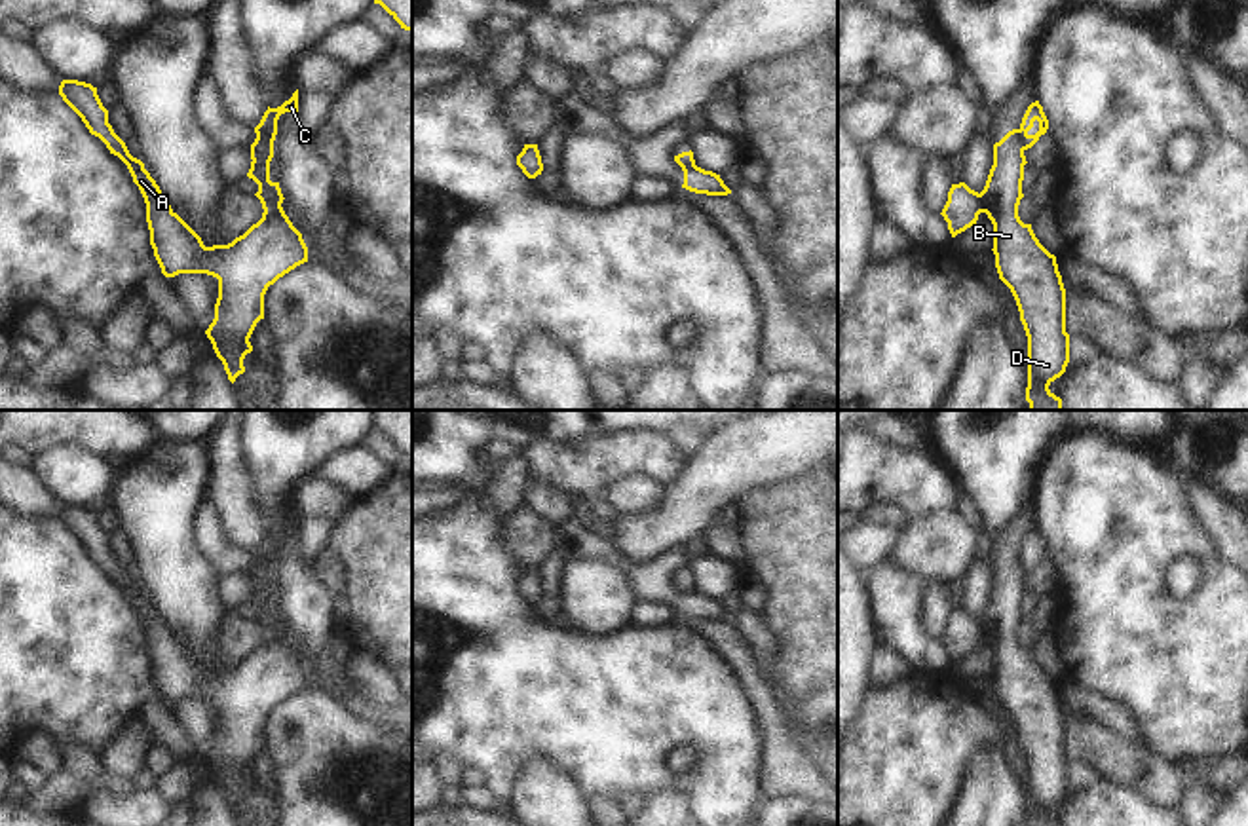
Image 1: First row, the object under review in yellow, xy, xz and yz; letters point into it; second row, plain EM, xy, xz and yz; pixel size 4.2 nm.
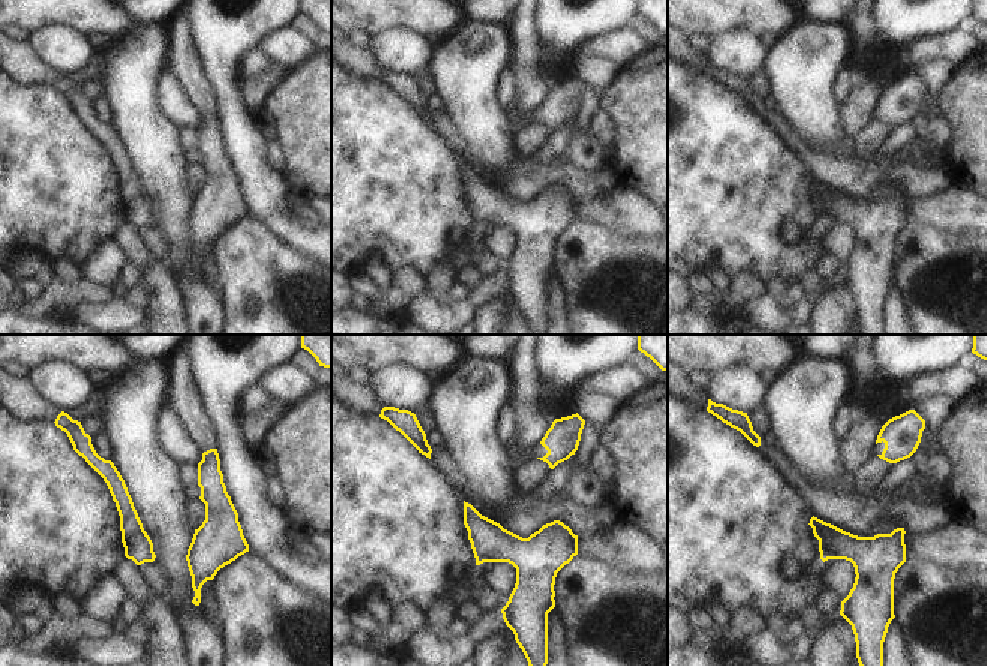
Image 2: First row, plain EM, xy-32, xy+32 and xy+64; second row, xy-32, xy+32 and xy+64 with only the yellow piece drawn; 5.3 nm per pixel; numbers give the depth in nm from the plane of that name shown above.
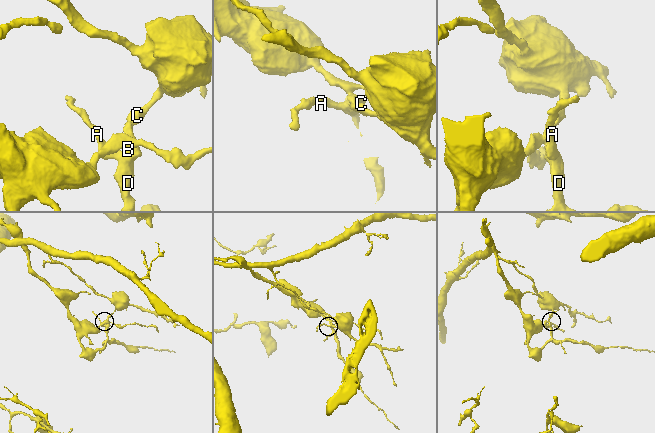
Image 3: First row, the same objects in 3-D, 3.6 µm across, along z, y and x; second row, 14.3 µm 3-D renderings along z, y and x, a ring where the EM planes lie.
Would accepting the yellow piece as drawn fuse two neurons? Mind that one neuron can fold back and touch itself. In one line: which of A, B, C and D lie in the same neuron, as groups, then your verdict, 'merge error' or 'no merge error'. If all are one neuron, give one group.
A B D / C; merge error

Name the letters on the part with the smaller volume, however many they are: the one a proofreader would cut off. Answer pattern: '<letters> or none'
A, B, D

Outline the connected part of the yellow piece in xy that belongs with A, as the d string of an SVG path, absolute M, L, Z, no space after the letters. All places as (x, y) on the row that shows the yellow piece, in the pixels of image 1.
M63 80L59 95L82 118L89 133L127 165L146 203L150 245L161 273L165 277L207 273L218 279L215 319L205 334L234 384L245 372L245 355L253 351L249 338L256 323L264 319L268 287L308 262L302 234L281 207L285 197L279 182L270 180L274 156L255 139L247 177L258 184L255 196L262 203L262 218L232 243L205 247L201 237L163 199L144 163L133 158L114 133L97 87L78 80Z

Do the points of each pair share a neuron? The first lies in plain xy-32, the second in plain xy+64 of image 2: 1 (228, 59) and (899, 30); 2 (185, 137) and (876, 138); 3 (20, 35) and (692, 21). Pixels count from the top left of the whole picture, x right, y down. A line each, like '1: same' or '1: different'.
1: same
2: same
3: different

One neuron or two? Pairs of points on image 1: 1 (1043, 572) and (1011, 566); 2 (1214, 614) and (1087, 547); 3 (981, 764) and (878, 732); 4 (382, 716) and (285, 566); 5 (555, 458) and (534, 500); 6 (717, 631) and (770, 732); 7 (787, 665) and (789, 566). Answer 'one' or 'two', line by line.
1: two
2: one
3: two
4: one
5: two
6: one
7: one

